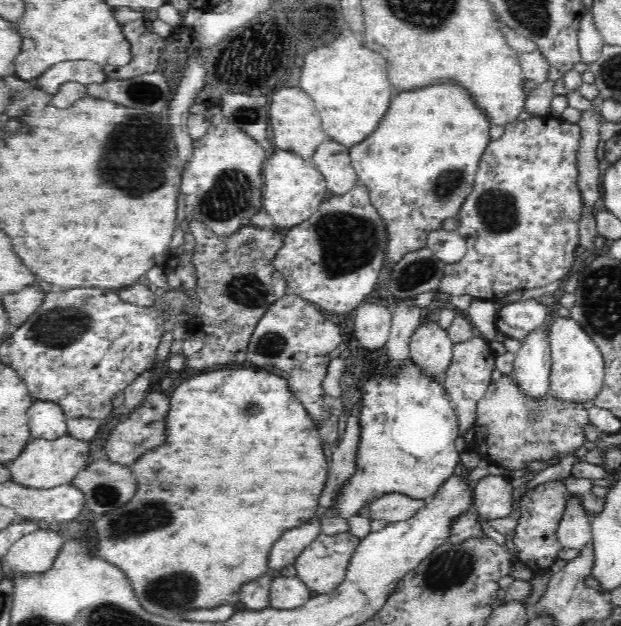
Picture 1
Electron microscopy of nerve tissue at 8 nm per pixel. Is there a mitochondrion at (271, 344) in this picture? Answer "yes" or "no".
yes

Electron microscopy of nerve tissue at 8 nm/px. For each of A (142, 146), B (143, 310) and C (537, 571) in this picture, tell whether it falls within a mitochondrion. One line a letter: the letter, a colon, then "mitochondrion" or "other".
A: mitochondrion
B: other
C: other

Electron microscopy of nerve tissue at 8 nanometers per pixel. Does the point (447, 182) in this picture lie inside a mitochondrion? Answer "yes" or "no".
yes

